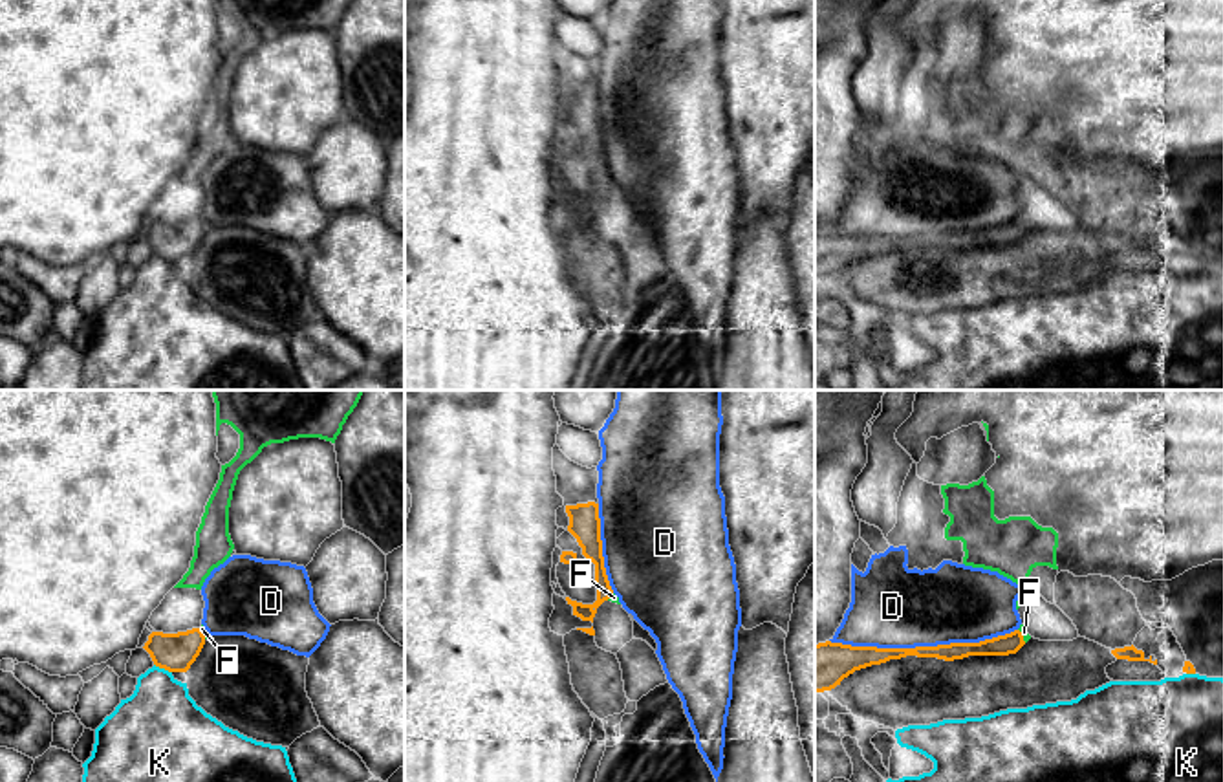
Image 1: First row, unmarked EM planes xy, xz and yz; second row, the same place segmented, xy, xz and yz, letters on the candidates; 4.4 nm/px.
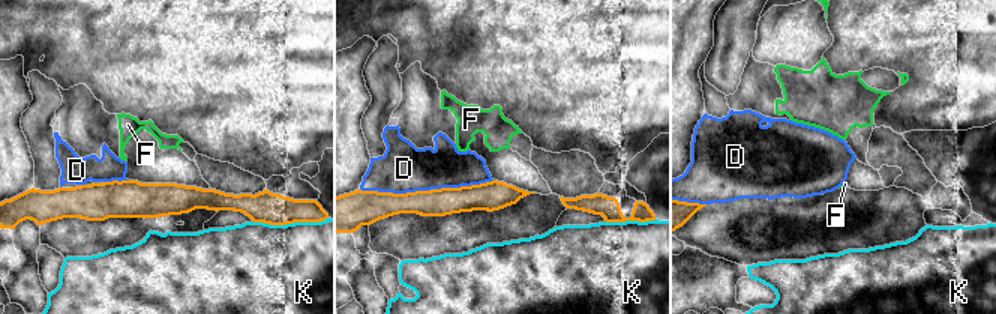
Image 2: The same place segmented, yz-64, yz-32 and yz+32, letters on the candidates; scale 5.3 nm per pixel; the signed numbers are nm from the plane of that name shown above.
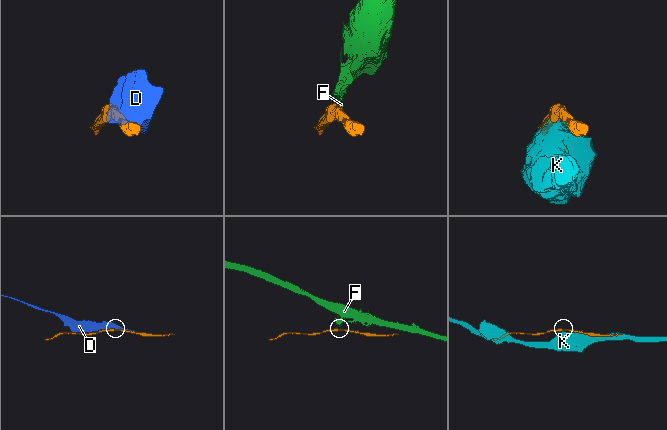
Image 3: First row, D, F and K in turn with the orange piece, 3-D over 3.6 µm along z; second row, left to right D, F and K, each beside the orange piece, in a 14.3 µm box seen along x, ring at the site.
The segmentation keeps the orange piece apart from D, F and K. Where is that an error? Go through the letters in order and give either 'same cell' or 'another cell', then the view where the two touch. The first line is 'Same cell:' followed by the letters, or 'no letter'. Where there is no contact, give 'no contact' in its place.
Same cell: no letter
D: another cell; meets orange in yz
F: another cell; meets orange in yz
K: another cell; meets orange in xy

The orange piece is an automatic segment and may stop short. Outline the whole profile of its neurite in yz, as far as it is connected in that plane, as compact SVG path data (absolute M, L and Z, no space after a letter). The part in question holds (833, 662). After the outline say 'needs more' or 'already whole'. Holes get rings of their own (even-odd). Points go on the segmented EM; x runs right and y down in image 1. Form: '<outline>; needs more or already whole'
M1020 630L979 643L950 643L915 648L851 646L826 641L815 645L815 692L831 690L855 670L881 665L890 659L917 656L954 661L969 656L1009 656L1016 654L1023 645L1025 641Z; already whole

